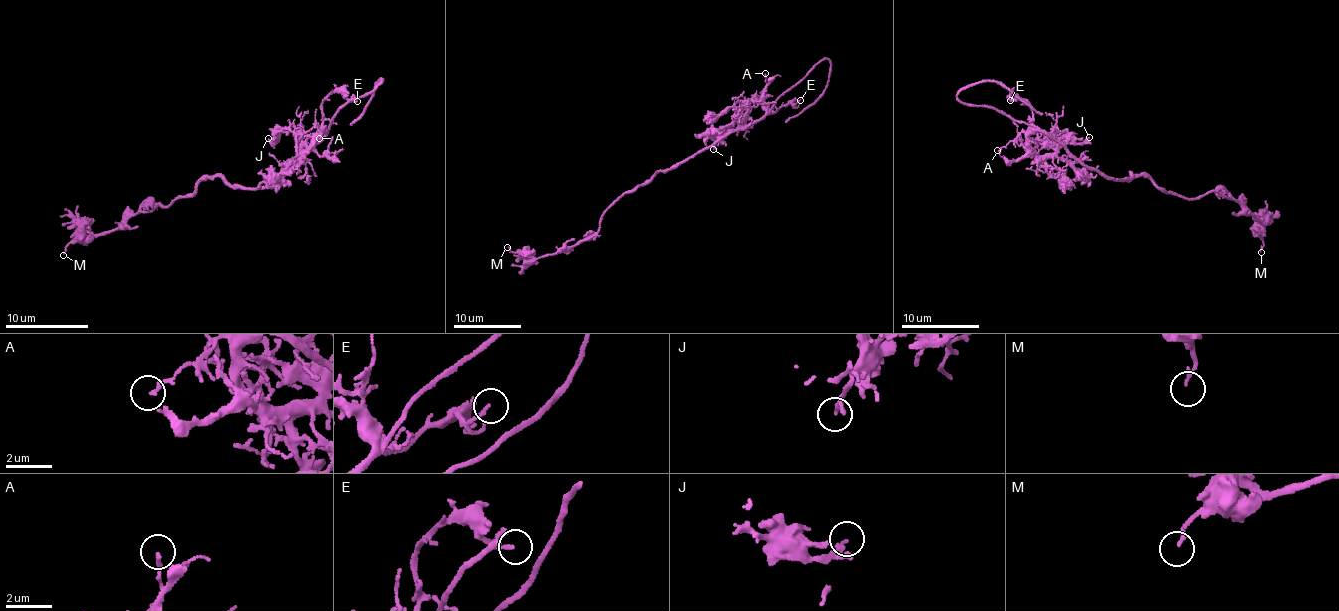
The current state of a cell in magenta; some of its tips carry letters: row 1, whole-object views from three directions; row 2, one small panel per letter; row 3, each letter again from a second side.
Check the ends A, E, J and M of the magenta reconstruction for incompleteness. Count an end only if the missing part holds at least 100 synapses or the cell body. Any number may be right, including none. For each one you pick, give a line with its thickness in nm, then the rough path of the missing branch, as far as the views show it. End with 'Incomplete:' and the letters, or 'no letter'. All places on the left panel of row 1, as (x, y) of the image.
Incomplete: no letter

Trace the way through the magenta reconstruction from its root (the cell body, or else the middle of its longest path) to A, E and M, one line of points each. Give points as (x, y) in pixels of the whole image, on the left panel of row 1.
A: (270, 185), (281, 178), (283, 165), (296, 159), (307, 136), (317, 132), (318, 127), (322, 135), (319, 138)
E: (270, 185), (322, 139), (329, 125), (322, 104), (330, 93), (341, 93), (357, 101)
M: (270, 185), (202, 179), (190, 195), (126, 216), (113, 231), (70, 243), (63, 255)

